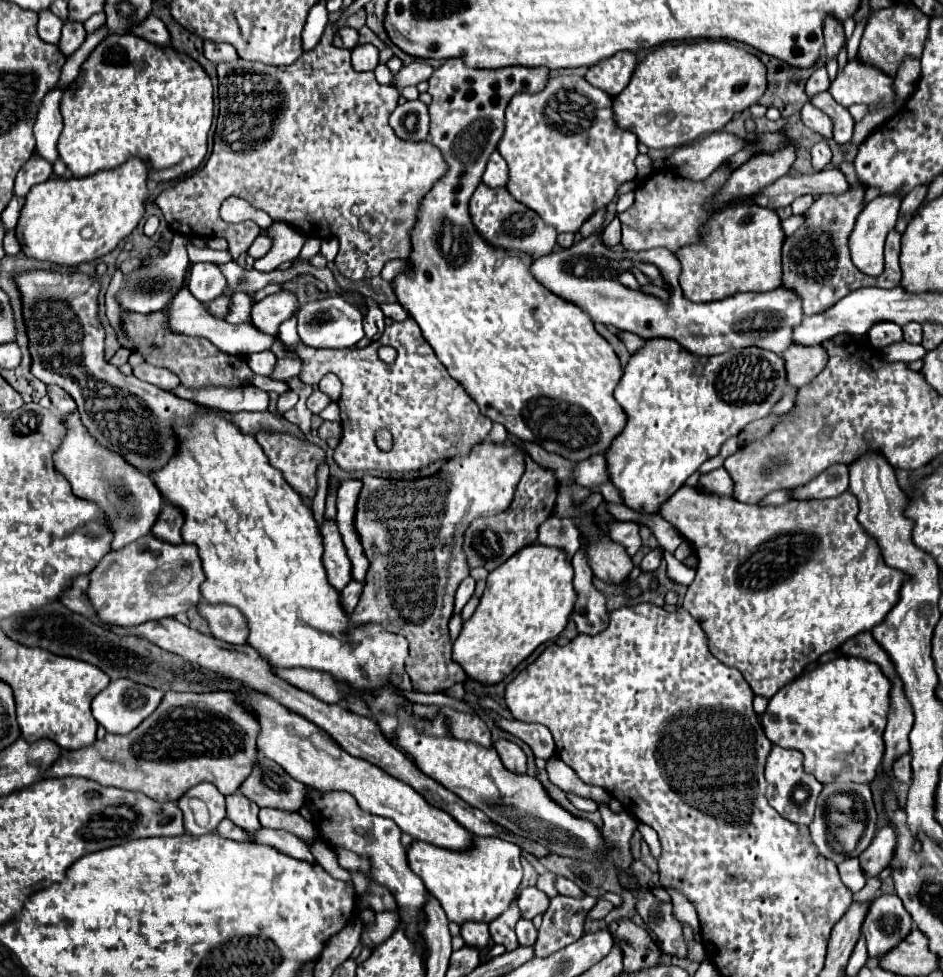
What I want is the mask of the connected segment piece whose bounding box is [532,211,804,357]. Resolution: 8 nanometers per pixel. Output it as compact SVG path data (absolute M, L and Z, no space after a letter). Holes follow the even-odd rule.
M606 211L600 229L590 237L568 249L538 257L532 263L534 277L554 295L582 307L594 323L614 325L618 331L630 331L642 339L674 339L682 349L698 357L712 357L742 347L760 347L780 355L790 347L790 331L804 317L794 291L778 287L758 295L738 293L722 301L692 303L682 295L678 285L680 265L672 251L648 249L640 253L616 253L600 241L600 233L614 217L616 213ZM642 263L654 265L660 275L646 275L644 269L640 269Z

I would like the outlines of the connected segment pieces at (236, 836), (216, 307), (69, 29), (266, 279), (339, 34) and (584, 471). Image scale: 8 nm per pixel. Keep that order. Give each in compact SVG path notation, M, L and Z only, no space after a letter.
M222 819L222 823L218 825L216 833L218 833L220 837L224 837L224 839L232 839L232 841L248 841L248 835L246 835L242 829L234 827L234 823L230 823L230 819Z
M220 295L214 301L210 301L210 311L214 311L214 315L218 315L218 317L224 317L228 311L228 305L230 305L230 297Z
M66 23L62 27L62 37L58 41L58 49L62 51L62 55L70 57L86 39L86 31L82 23Z
M234 261L226 265L218 265L224 277L228 279L228 289L232 293L246 291L248 295L256 293L258 289L266 287L268 283L286 283L288 281L288 269L286 271L272 271L272 273L258 273L256 269L242 269Z
M340 27L332 39L334 47L340 47L340 49L354 49L358 45L358 31L352 29L352 27Z
M592 455L584 461L578 461L574 469L574 479L582 487L596 487L600 483L606 483L608 471L606 471L604 455Z

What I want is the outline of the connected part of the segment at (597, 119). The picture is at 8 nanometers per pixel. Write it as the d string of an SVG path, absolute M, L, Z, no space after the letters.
M558 75L550 77L546 87L538 93L516 93L510 99L506 107L504 135L496 149L508 163L510 179L506 189L514 195L514 199L534 209L544 223L556 227L558 233L576 233L592 213L606 207L616 197L622 183L628 183L637 176L634 163L638 155L636 145L638 139L630 131L616 127L610 95L586 83L584 77Z

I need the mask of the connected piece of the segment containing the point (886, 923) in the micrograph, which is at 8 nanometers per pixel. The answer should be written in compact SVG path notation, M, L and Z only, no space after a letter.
M882 893L880 897L876 897L870 903L866 919L862 923L862 935L866 937L870 959L886 955L890 947L894 947L910 933L910 927L910 913L904 909L898 895Z

